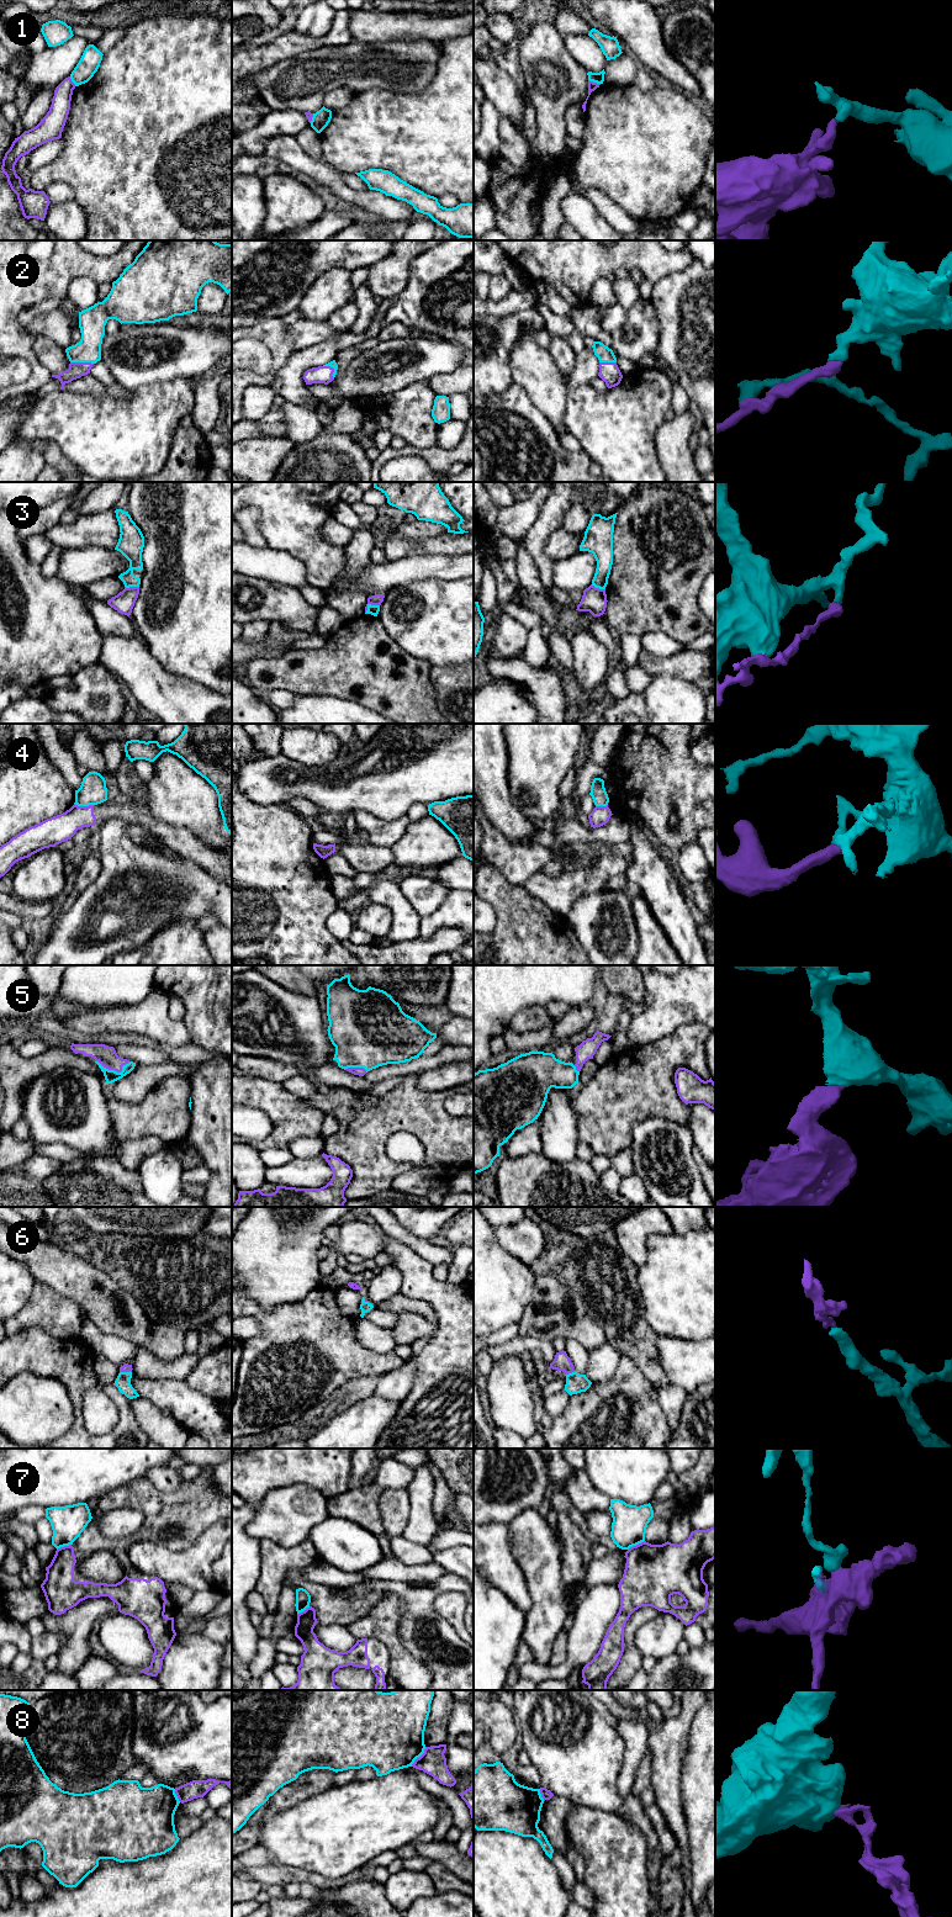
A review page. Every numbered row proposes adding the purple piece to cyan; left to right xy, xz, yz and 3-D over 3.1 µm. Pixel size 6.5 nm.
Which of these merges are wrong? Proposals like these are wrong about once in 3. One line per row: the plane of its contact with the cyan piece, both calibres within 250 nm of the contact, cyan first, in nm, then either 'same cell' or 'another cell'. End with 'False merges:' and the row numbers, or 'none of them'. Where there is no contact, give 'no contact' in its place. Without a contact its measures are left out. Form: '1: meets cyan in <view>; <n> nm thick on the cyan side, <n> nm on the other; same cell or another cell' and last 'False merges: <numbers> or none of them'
1: meets cyan in yz; 70 nm thick on the cyan side, 60 nm on the other; another cell
2: meets cyan in xy; 170 nm thick on the cyan side, 100 nm on the other; same cell
3: meets cyan in xz; 70 nm thick on the cyan side, 70 nm on the other; another cell
4: meets cyan in xy; 180 nm thick on the cyan side, 180 nm on the other; another cell
5: meets cyan in xy; 80 nm thick on the cyan side, 130 nm on the other; same cell
6: meets cyan in xy; 100 nm thick on the cyan side, 60 nm on the other; same cell
7: meets cyan in yz; 220 nm thick on the cyan side, 380 nm on the other; another cell
8: meets cyan in xz; 460 nm thick on the cyan side, 170 nm on the other; another cell
False merges: 1, 3, 4, 7, 8

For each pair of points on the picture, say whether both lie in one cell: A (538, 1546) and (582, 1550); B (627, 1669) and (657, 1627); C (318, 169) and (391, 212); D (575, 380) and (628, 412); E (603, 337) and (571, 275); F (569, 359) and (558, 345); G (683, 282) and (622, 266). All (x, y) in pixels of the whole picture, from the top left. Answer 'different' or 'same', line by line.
A: different
B: different
C: same
D: different
E: different
F: same
G: different

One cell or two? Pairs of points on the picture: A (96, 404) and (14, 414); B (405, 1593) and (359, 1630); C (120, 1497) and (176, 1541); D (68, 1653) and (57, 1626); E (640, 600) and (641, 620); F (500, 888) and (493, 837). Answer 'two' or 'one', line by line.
A: two
B: two
C: one
D: one
E: one
F: two

